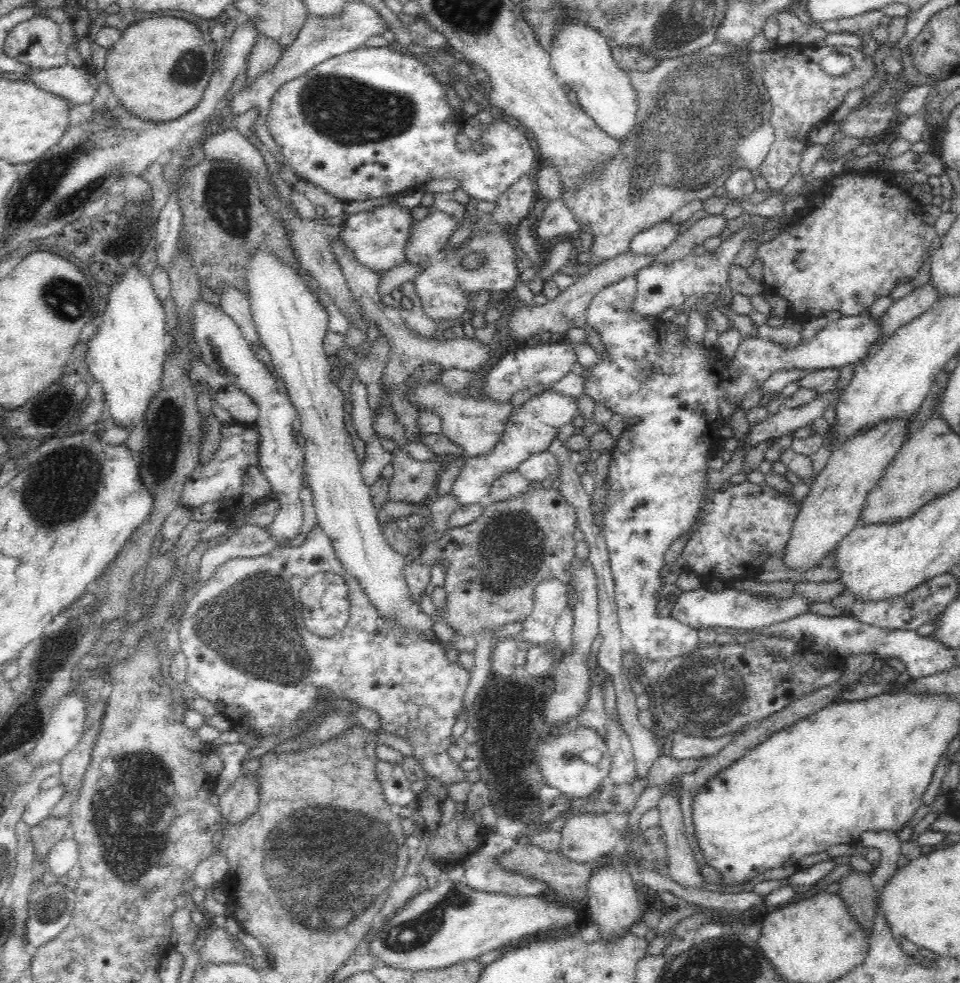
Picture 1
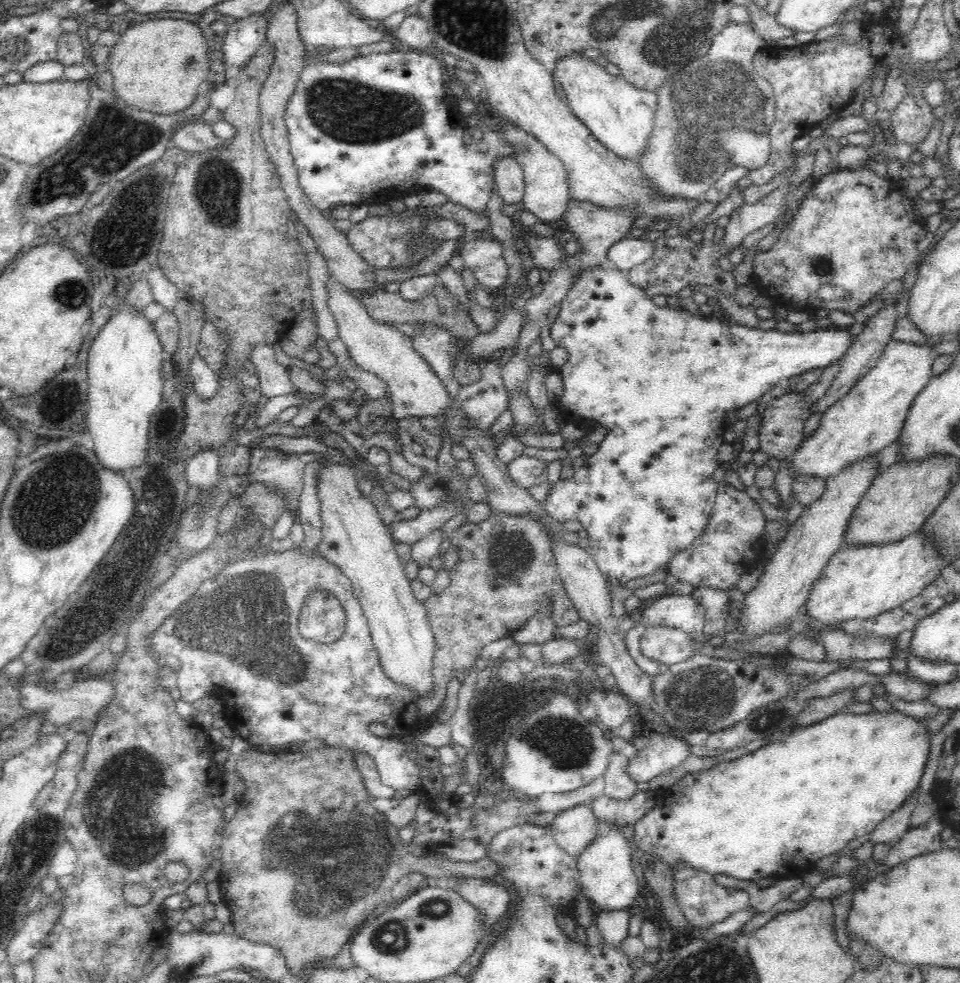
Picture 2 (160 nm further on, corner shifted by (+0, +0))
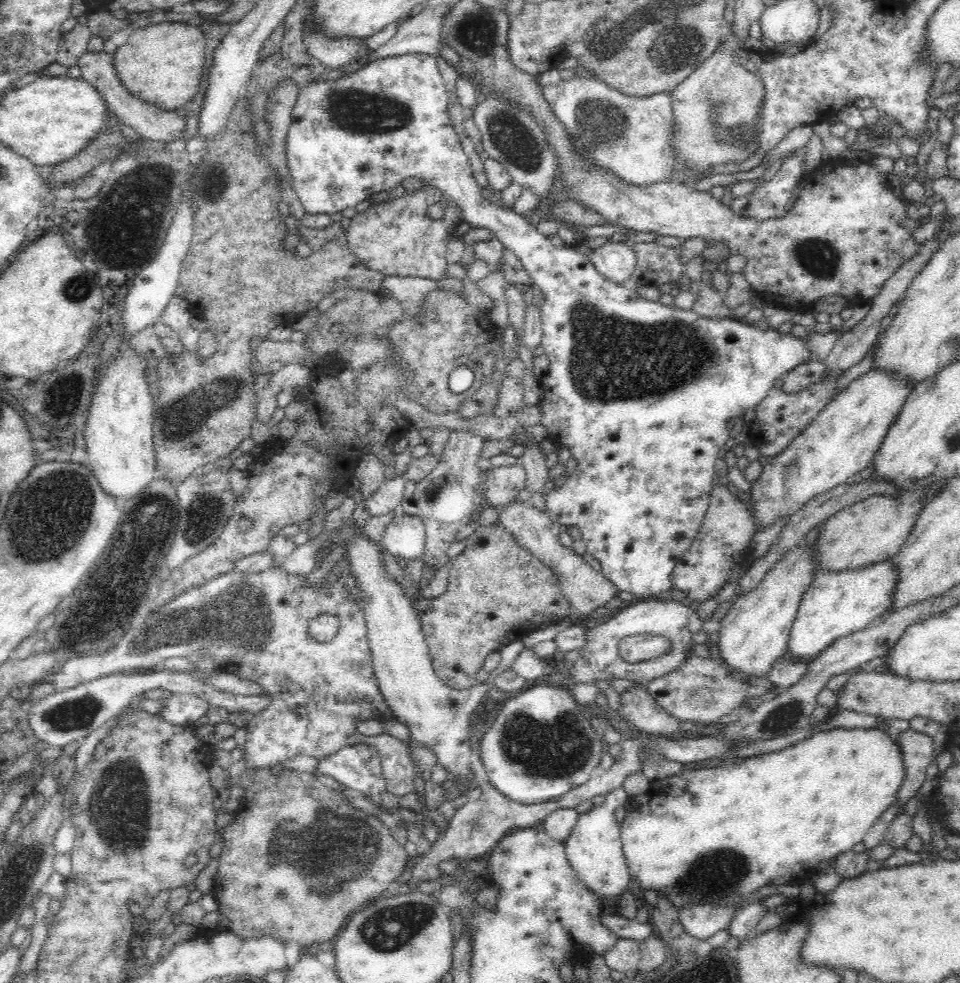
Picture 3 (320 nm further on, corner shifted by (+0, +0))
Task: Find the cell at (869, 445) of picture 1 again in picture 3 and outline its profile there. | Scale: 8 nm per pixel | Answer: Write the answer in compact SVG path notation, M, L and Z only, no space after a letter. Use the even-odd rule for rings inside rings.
M819 526L812 529L806 537L806 542L794 548L788 556L784 556L758 584L758 588L746 593L746 596L733 602L732 608L722 620L718 631L720 662L726 664L725 670L741 682L744 677L755 679L767 677L772 672L774 663L782 660L792 623L803 598L804 590L814 580L817 566L813 562L815 552L815 537L820 533ZM727 668L732 668L729 671Z

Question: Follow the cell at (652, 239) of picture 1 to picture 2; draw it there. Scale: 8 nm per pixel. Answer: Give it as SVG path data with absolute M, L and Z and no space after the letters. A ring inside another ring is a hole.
M622 238L614 242L608 252L606 260L614 264L619 271L627 272L631 268L642 264L646 258L650 258L654 250L654 243L639 238Z

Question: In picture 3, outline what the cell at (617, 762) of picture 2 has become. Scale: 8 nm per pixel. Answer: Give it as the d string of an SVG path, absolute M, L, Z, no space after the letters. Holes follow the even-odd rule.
M623 787L614 788L606 796L602 804L598 804L578 814L576 825L570 830L570 836L562 842L568 862L582 882L599 898L614 898L622 895L626 886L630 884L630 875L626 867L626 859L622 853L622 841L616 815L616 809L626 805L628 795Z

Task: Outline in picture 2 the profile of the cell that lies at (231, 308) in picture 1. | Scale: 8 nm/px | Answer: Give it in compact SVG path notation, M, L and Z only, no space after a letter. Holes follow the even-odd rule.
M258 344L250 352L250 360L257 368L256 376L259 380L257 389L268 399L290 394L294 389L288 374L288 367L276 361L272 348L272 345Z

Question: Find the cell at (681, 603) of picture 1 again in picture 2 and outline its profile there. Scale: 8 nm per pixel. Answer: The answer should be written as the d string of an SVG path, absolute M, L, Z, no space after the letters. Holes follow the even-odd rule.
M665 593L645 602L637 611L642 612L640 612L638 619L635 619L636 624L633 624L633 626L624 633L624 638L622 639L624 639L624 645L626 645L628 655L634 659L634 663L641 668L642 672L650 676L652 682L656 680L658 676L665 674L669 670L669 666L662 664L662 662L654 662L641 653L639 642L643 639L646 630L655 631L659 628L672 628L682 630L684 633L690 635L690 637L694 639L694 643L701 643L707 640L704 634L705 611L698 602L694 601L692 596L679 596L679 594Z

